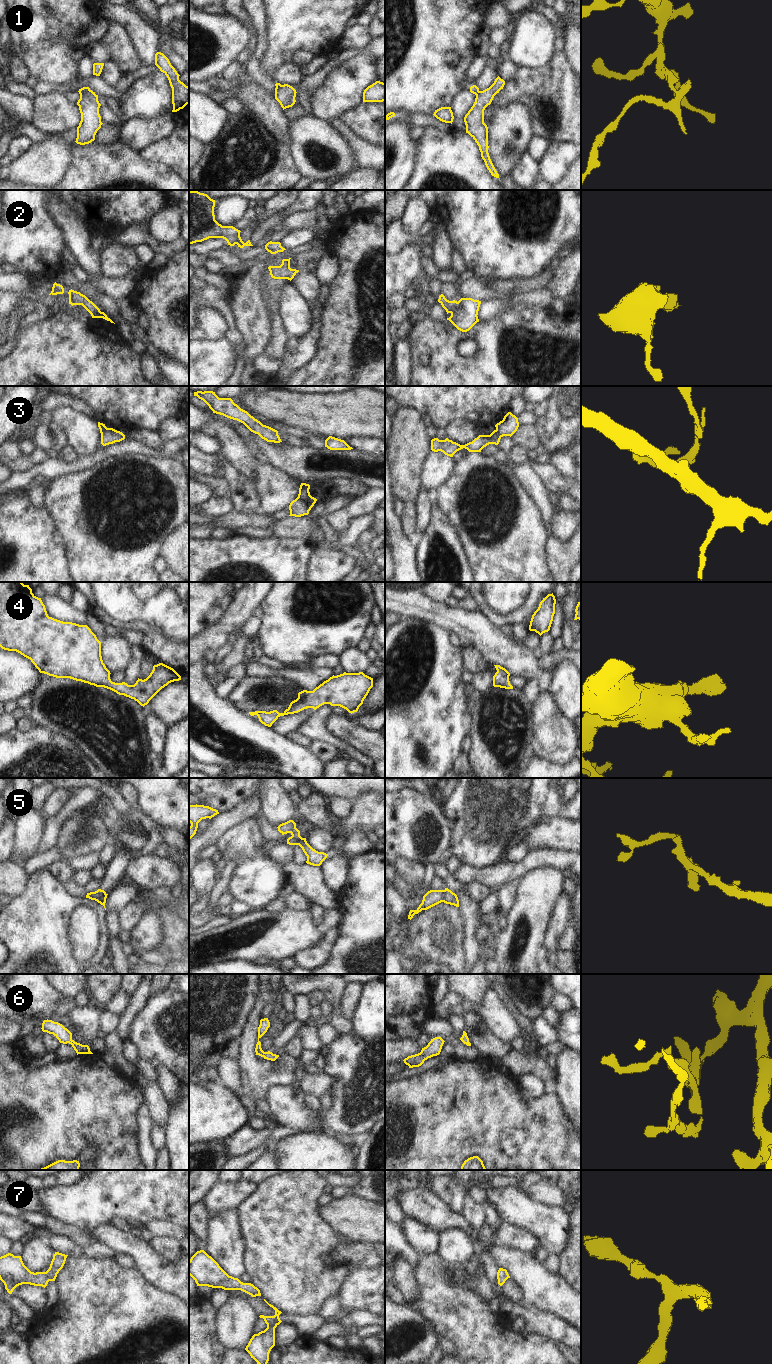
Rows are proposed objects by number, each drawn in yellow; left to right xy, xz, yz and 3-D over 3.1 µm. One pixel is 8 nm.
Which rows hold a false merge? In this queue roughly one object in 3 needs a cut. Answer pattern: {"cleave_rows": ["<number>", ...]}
{"cleave_rows": ["1", "3", "5"]}

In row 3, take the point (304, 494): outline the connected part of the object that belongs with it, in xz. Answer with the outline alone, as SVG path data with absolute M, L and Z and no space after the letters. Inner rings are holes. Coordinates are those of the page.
M301 483L300 488L299 488L299 494L297 498L305 501L311 510L311 508L316 503L317 499L310 495L309 489L310 489L309 484Z

